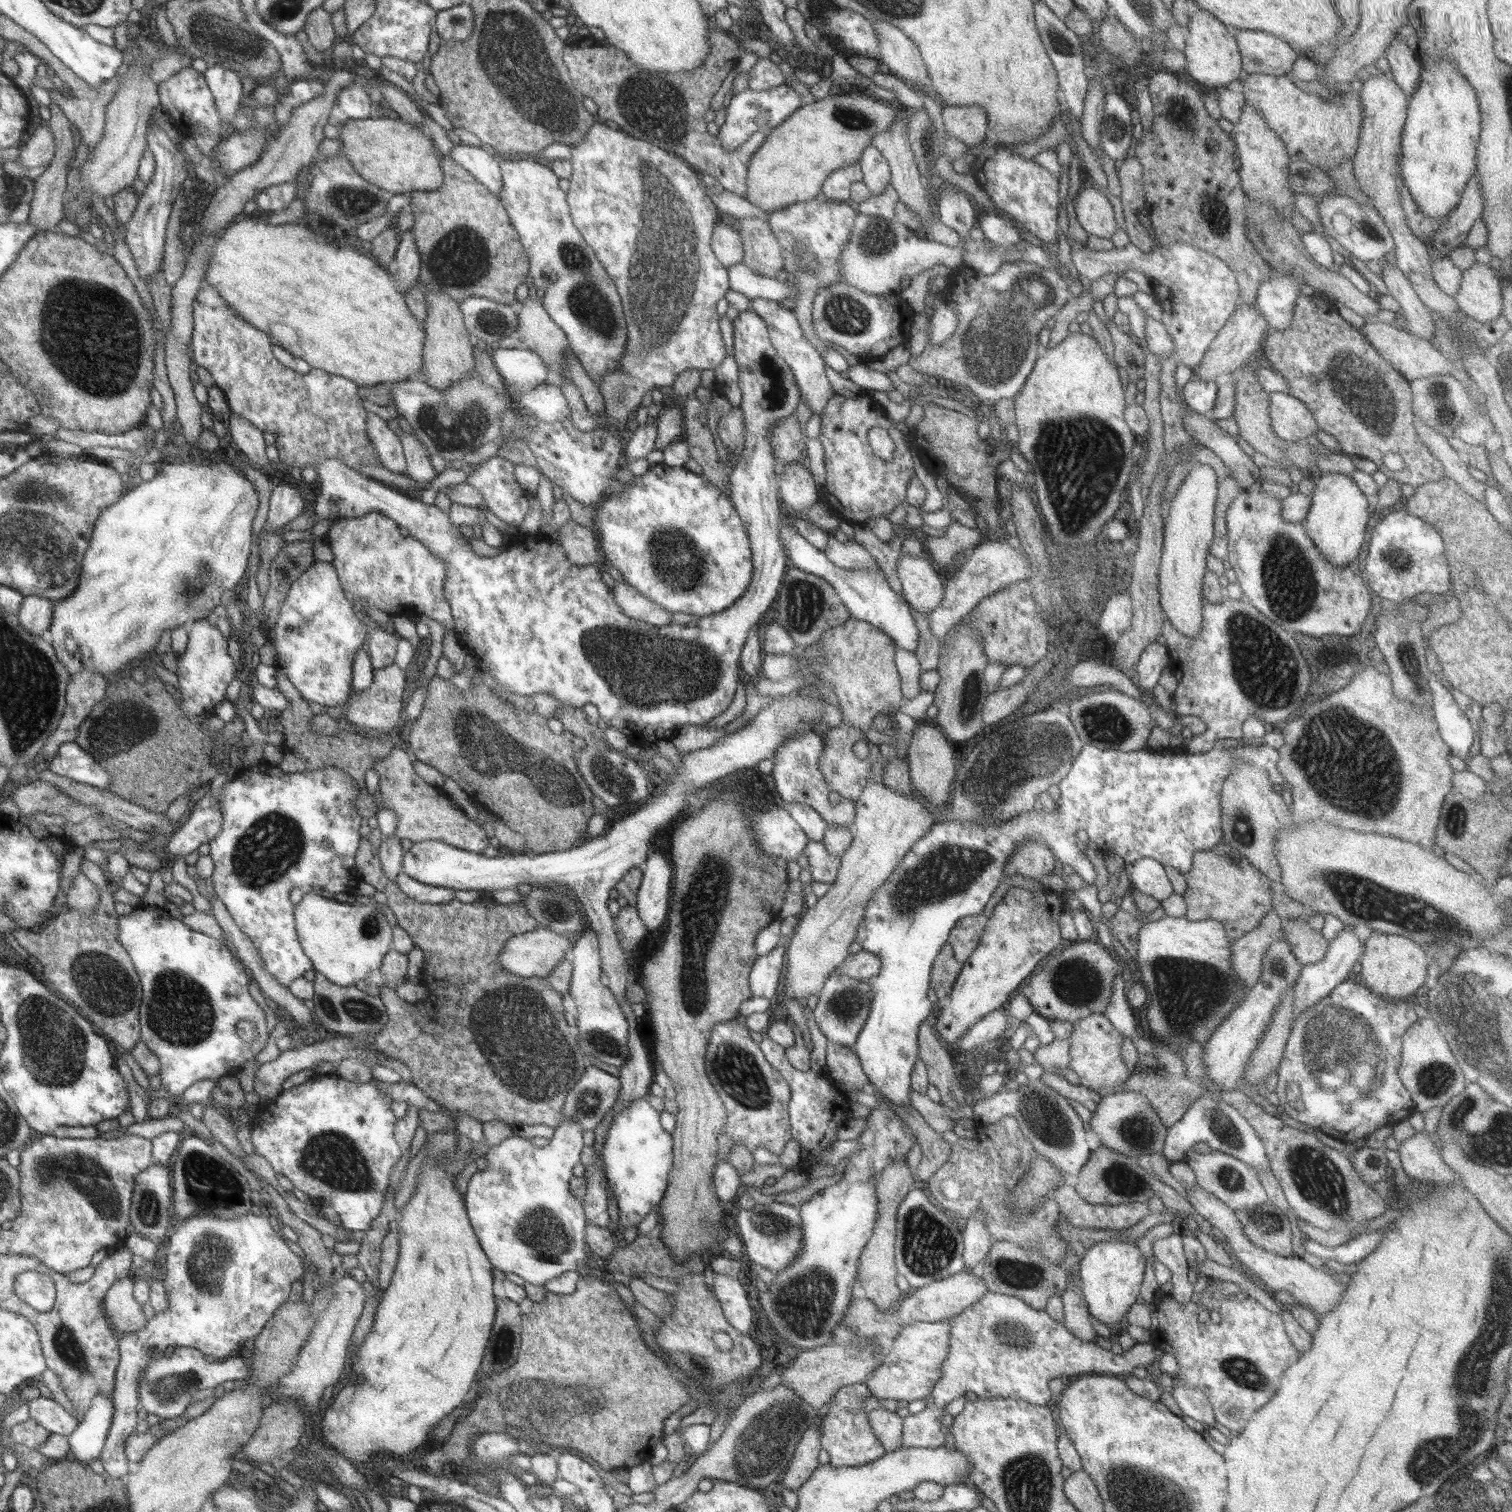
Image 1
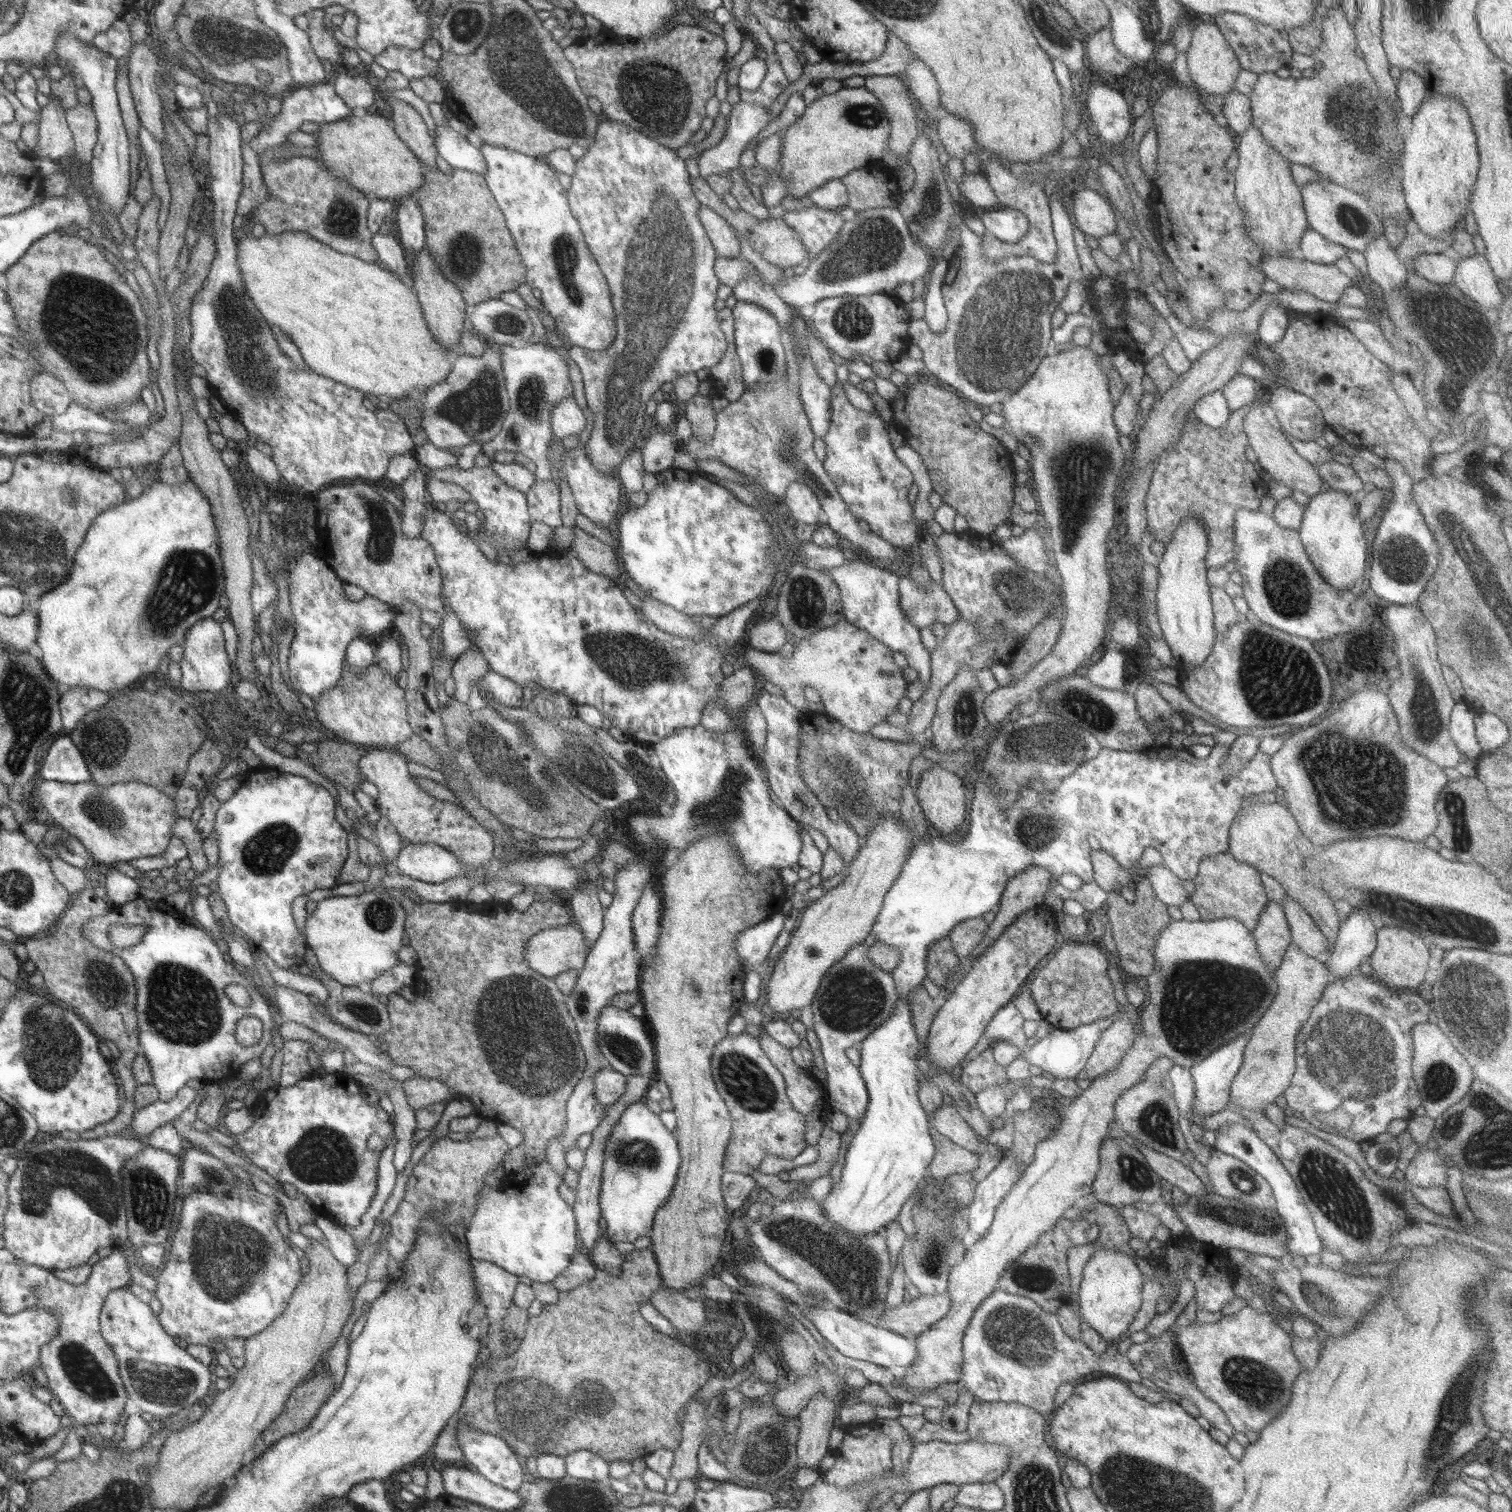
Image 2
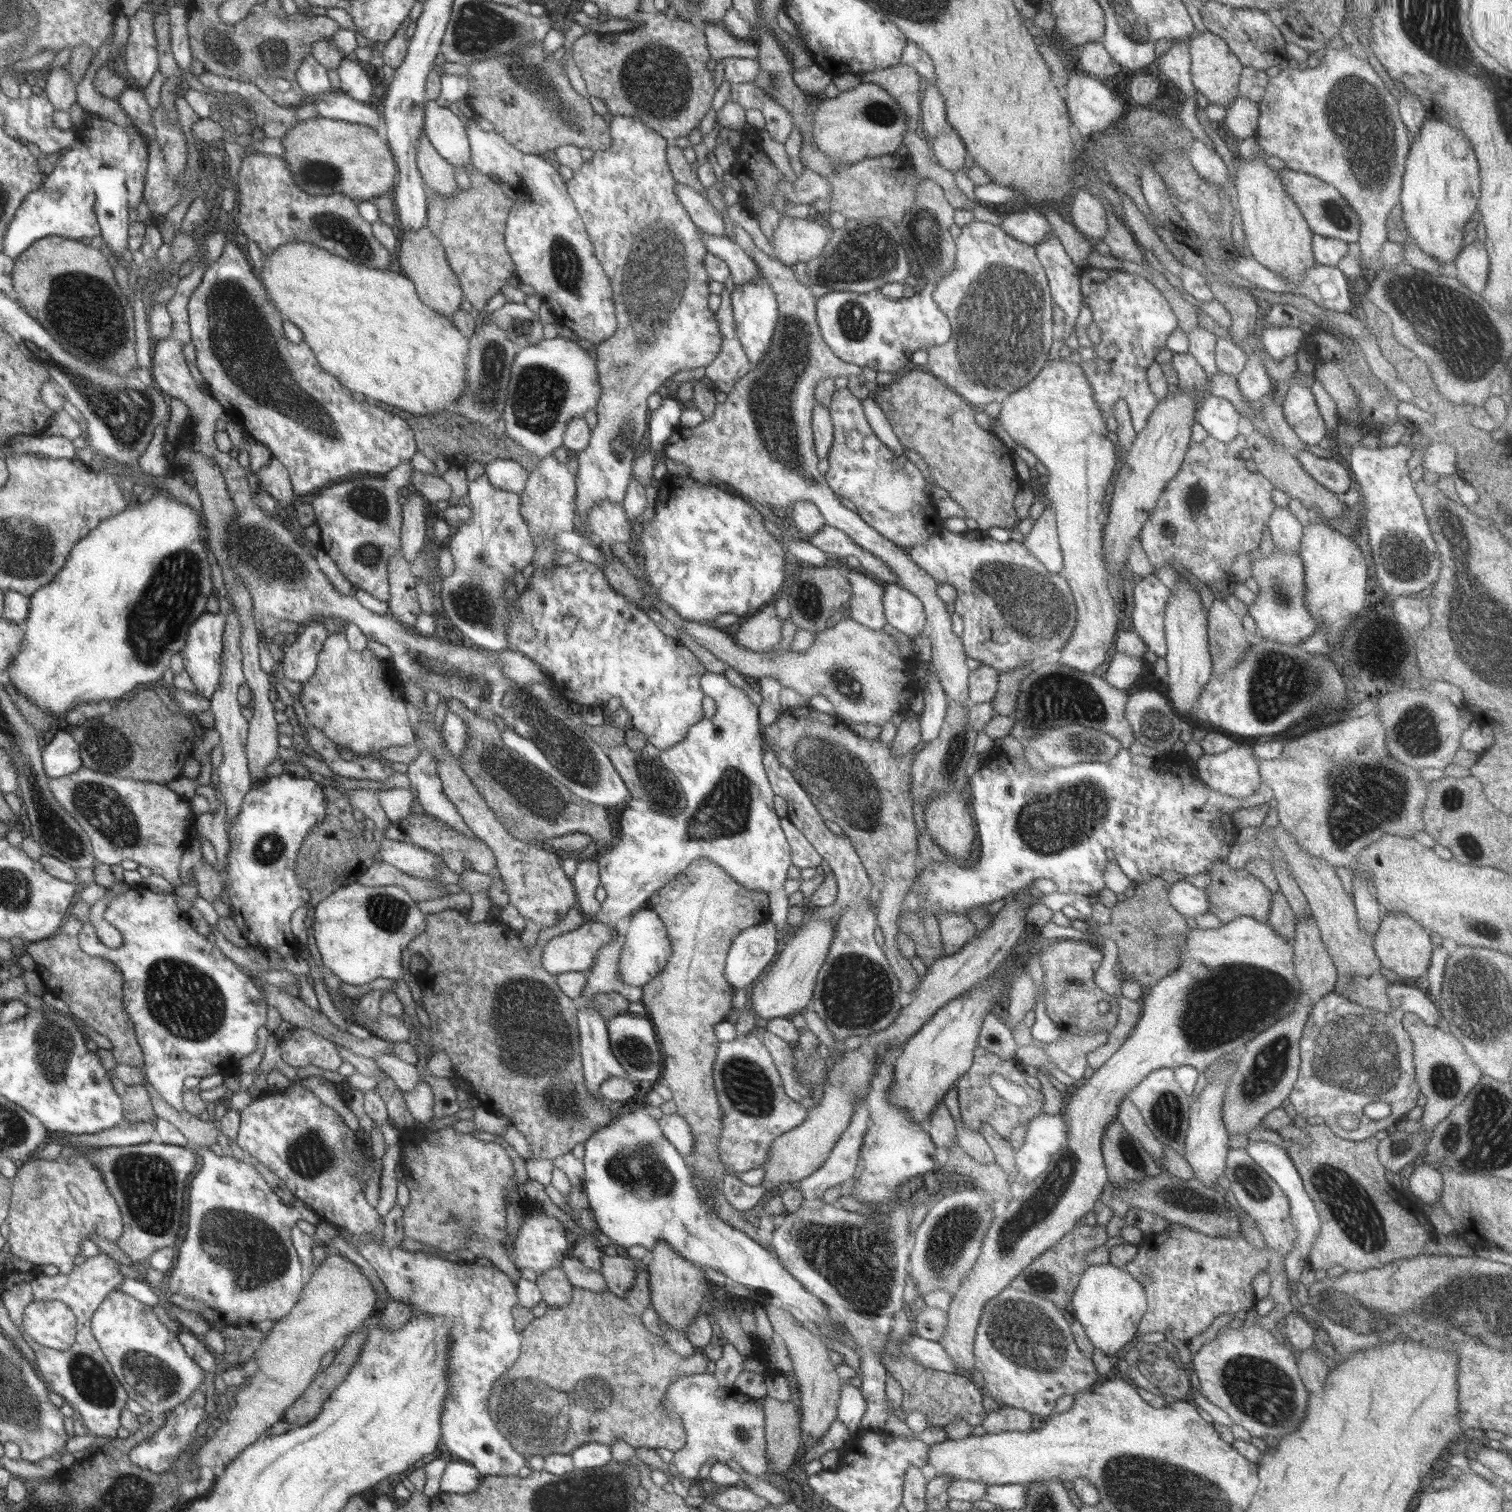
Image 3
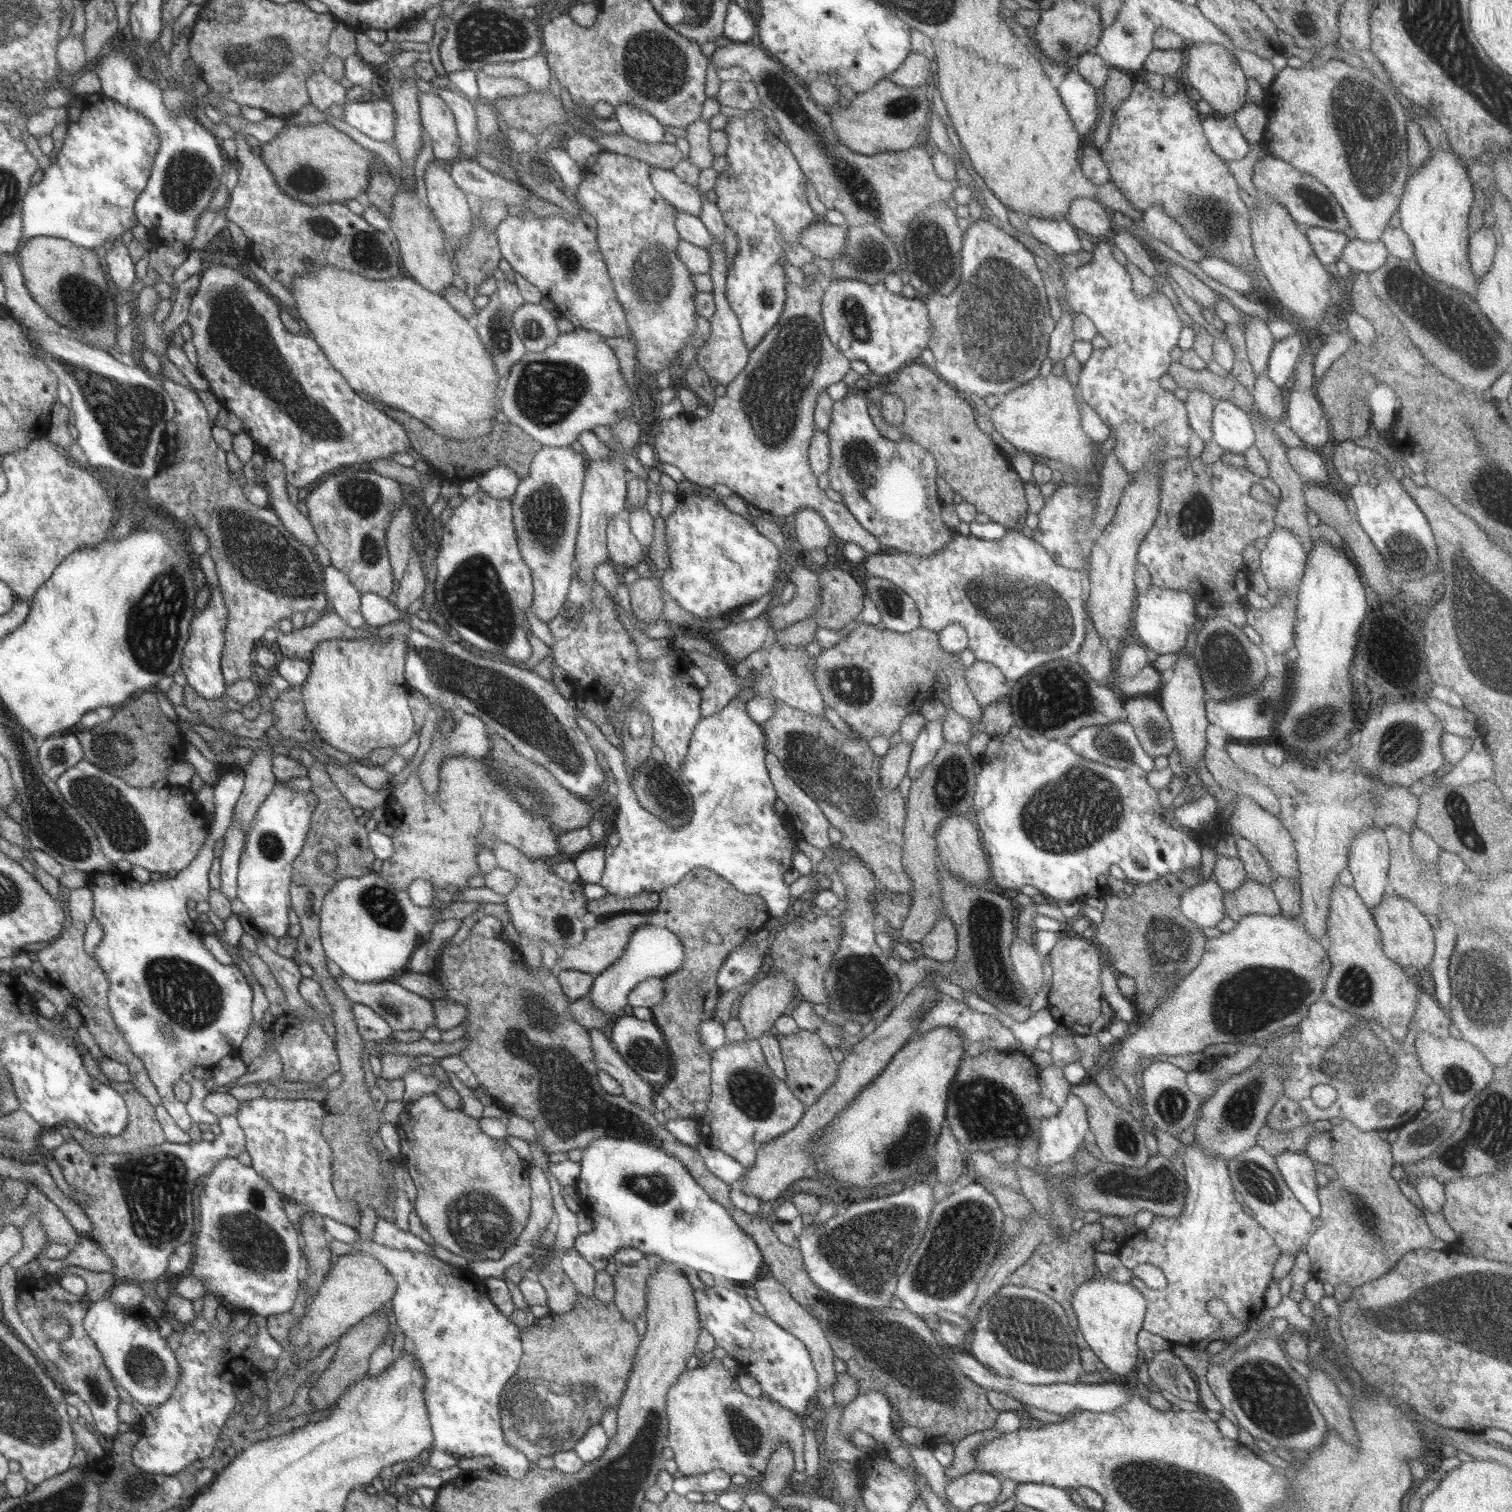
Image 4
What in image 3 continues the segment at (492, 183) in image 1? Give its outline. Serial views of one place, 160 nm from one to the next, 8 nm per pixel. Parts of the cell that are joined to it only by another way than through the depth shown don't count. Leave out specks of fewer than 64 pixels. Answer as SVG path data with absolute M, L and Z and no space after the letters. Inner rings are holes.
M427 101L424 118L423 132L440 156L458 168L471 164L471 143L458 115L436 101Z

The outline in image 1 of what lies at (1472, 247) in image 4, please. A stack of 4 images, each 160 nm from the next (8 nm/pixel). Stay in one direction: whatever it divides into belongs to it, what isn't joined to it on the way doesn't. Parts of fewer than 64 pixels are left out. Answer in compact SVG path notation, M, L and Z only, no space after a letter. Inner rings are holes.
M1474 263L1462 271L1460 288L1454 296L1460 312L1484 325L1497 320L1503 314L1502 277L1490 265Z

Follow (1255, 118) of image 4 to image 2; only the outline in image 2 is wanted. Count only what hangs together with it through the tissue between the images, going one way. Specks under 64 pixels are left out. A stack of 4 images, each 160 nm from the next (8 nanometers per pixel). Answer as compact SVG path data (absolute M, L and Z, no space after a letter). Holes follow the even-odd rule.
M1237 90L1230 91L1222 98L1223 113L1228 119L1228 127L1236 136L1242 135L1253 125L1253 112L1249 95Z

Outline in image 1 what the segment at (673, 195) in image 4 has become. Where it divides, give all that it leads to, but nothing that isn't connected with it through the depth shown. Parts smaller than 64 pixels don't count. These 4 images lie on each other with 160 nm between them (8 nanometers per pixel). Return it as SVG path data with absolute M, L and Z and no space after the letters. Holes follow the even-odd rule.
M722 219L719 220L712 238L711 247L715 251L715 255L723 261L723 264L730 268L733 264L742 263L744 258L744 249L742 249L742 239L739 232L734 231Z

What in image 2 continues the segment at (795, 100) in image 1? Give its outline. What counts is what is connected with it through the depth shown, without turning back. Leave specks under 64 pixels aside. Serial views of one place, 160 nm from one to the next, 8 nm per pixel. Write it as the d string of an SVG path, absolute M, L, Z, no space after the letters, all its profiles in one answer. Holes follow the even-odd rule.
M740 101L734 105L731 110L730 118L725 127L726 134L712 149L704 149L702 153L697 154L697 163L699 166L700 176L705 178L713 174L723 174L727 170L733 170L740 166L741 154L744 152L748 142L754 140L758 133L772 121L766 113L766 104L759 102Z

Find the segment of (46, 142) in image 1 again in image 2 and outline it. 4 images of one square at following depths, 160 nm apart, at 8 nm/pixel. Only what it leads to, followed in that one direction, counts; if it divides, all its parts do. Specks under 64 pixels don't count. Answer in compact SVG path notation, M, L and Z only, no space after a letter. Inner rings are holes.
M50 94L49 103L42 107L38 126L38 145L33 149L34 158L51 158L57 161L62 156L68 156L74 151L74 138L65 120L65 110L62 103Z

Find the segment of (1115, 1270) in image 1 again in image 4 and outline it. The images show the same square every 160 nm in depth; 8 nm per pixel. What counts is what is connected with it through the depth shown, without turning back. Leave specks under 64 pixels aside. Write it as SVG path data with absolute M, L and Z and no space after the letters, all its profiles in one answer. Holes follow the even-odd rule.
M1106 1277L1100 1280L1084 1282L1076 1290L1072 1299L1078 1330L1094 1355L1120 1376L1135 1374L1140 1350L1136 1335L1143 1329L1147 1312L1147 1300L1132 1287L1131 1282L1112 1281Z

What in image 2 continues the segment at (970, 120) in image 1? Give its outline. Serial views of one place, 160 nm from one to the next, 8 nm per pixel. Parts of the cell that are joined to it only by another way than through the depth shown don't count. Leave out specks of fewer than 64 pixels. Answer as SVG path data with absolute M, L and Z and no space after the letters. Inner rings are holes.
M946 113L936 122L939 139L947 154L960 160L976 148L974 129L968 121L960 119L955 114Z

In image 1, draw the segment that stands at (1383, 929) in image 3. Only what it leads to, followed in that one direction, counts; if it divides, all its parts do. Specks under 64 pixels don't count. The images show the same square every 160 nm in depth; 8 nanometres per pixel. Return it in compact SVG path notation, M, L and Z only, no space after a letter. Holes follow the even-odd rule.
M1372 933L1364 943L1360 966L1362 966L1361 983L1373 993L1385 999L1400 999L1414 996L1420 986L1424 985L1428 975L1428 958L1422 952L1420 944L1396 934Z

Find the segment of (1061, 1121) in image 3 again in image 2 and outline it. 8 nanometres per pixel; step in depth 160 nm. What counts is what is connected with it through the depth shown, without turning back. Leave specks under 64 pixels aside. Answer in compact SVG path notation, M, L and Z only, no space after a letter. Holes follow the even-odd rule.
M1012 1155L1003 1157L990 1175L977 1183L974 1200L966 1208L969 1224L967 1234L982 1239L991 1228L998 1205L1023 1175L1024 1170L1018 1162Z

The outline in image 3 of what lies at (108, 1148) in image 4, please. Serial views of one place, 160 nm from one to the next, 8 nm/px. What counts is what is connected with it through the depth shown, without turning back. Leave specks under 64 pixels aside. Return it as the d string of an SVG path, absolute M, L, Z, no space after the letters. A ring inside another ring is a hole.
M114 1079L115 1091L124 1099L124 1116L128 1121L153 1122L156 1119L155 1109L151 1103L150 1091L146 1087L123 1084Z

